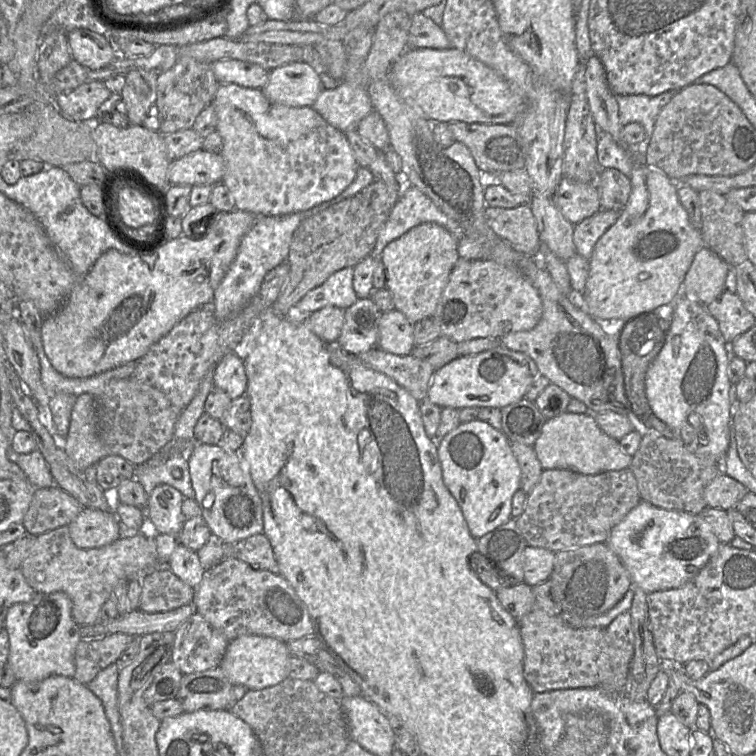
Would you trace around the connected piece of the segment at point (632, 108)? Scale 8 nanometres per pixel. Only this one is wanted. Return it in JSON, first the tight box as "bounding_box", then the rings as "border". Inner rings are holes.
{"bounding_box":[615,90,681,155],"border":[[[671,90],[656,96],[648,95],[615,95],[618,103],[618,118],[620,125],[626,126],[629,123],[639,123],[645,131],[644,141],[629,145],[629,148],[636,150],[638,147],[643,155],[649,145],[654,131],[655,122],[662,108],[681,91]]]}

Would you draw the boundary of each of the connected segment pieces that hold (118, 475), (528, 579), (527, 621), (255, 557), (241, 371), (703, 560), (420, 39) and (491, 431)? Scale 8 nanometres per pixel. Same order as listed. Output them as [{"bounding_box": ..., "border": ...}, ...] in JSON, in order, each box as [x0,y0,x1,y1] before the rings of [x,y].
[{"bounding_box":[96,455,134,491],"border":[[[108,455],[96,464],[96,481],[102,491],[117,488],[123,482],[134,479],[134,468],[117,455]]]},{"bounding_box":[523,545,555,587],"border":[[[527,545],[523,551],[523,582],[533,587],[547,581],[554,568],[555,555],[548,549]]]},{"bounding_box":[518,607,605,693],"border":[[[538,607],[524,615],[518,627],[524,649],[523,676],[534,693],[600,685],[598,658],[605,628],[573,628]]]},{"bounding_box":[233,533,279,574],"border":[[[259,533],[233,545],[233,556],[247,563],[254,570],[267,570],[279,574],[273,548],[264,533]]]},{"bounding_box":[213,352,247,400],"border":[[[234,352],[226,354],[216,365],[213,384],[214,389],[224,391],[232,400],[244,395],[247,390],[244,361]]]},{"bounding_box":[606,501,721,593],"border":[[[640,501],[612,529],[606,543],[628,570],[632,579],[632,587],[640,587],[646,593],[683,586],[694,578],[709,562],[721,544],[709,523],[703,520],[698,514],[691,514],[680,510],[666,510],[644,501]]]},{"bounding_box":[408,13,451,49],"border":[[[417,13],[412,16],[412,22],[408,34],[409,47],[448,49],[451,43],[439,25],[430,18]]]},{"bounding_box":[437,419,521,539],"border":[[[479,419],[460,423],[438,441],[437,452],[444,485],[458,503],[470,534],[475,539],[479,539],[510,520],[512,498],[521,487],[521,472],[511,450],[510,441],[501,430],[496,430]]]}]

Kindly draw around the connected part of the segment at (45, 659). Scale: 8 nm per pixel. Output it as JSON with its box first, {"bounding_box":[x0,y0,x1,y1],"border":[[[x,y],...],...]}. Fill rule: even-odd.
{"bounding_box":[4,593,81,682],"border":[[[36,593],[29,602],[12,605],[7,611],[4,628],[9,638],[7,664],[16,680],[37,682],[53,675],[73,678],[74,654],[81,636],[80,626],[71,615],[71,600],[65,593]]]}

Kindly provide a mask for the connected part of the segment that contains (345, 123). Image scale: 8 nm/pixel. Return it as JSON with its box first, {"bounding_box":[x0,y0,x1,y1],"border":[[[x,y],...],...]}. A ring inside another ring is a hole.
{"bounding_box":[312,81,373,133],"border":[[[346,81],[335,89],[323,89],[312,108],[343,133],[356,131],[359,122],[373,110],[366,88]]]}

